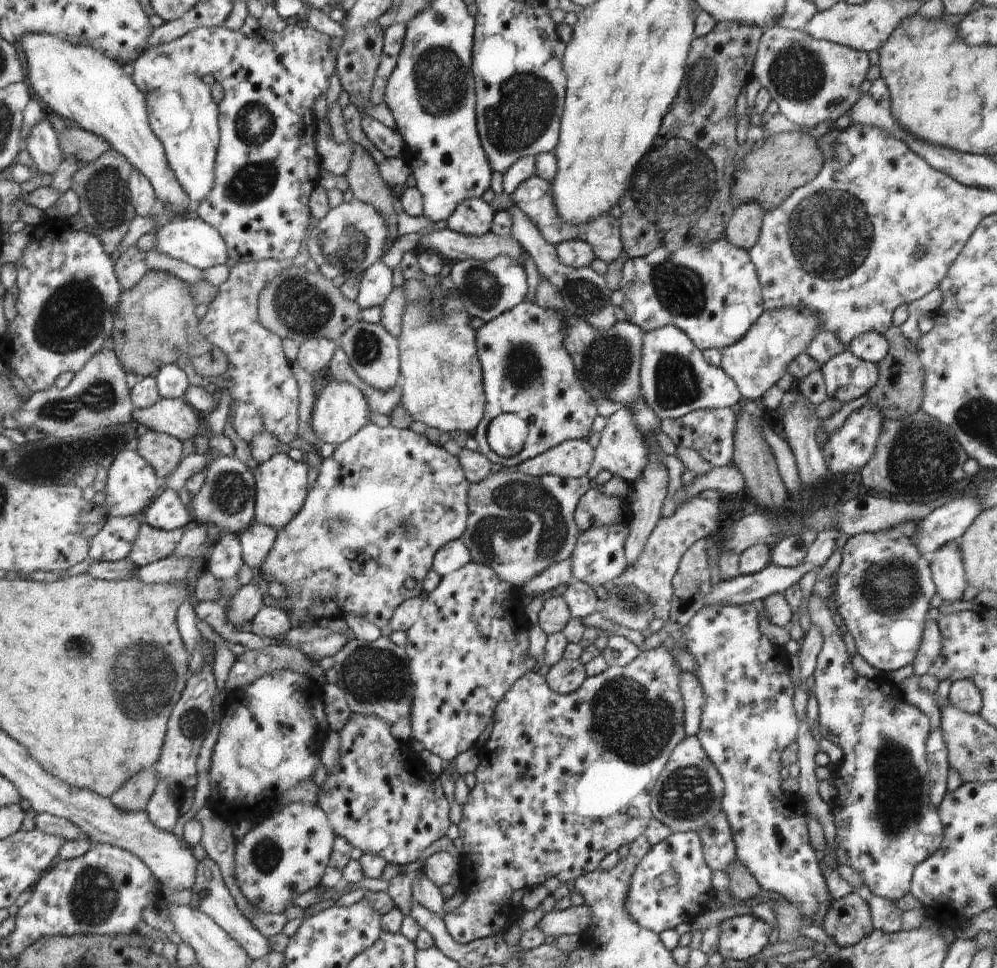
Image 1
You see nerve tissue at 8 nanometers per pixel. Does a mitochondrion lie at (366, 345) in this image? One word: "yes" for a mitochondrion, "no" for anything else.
yes

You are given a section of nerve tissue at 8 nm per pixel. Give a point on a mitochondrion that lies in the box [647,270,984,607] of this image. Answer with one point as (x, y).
(921, 456)

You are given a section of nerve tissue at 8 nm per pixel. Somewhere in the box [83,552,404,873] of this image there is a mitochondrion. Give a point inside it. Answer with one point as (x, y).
(148, 679)

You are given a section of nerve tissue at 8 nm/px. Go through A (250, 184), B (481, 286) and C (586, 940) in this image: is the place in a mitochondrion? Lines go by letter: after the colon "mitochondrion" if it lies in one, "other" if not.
A: mitochondrion
B: mitochondrion
C: other

